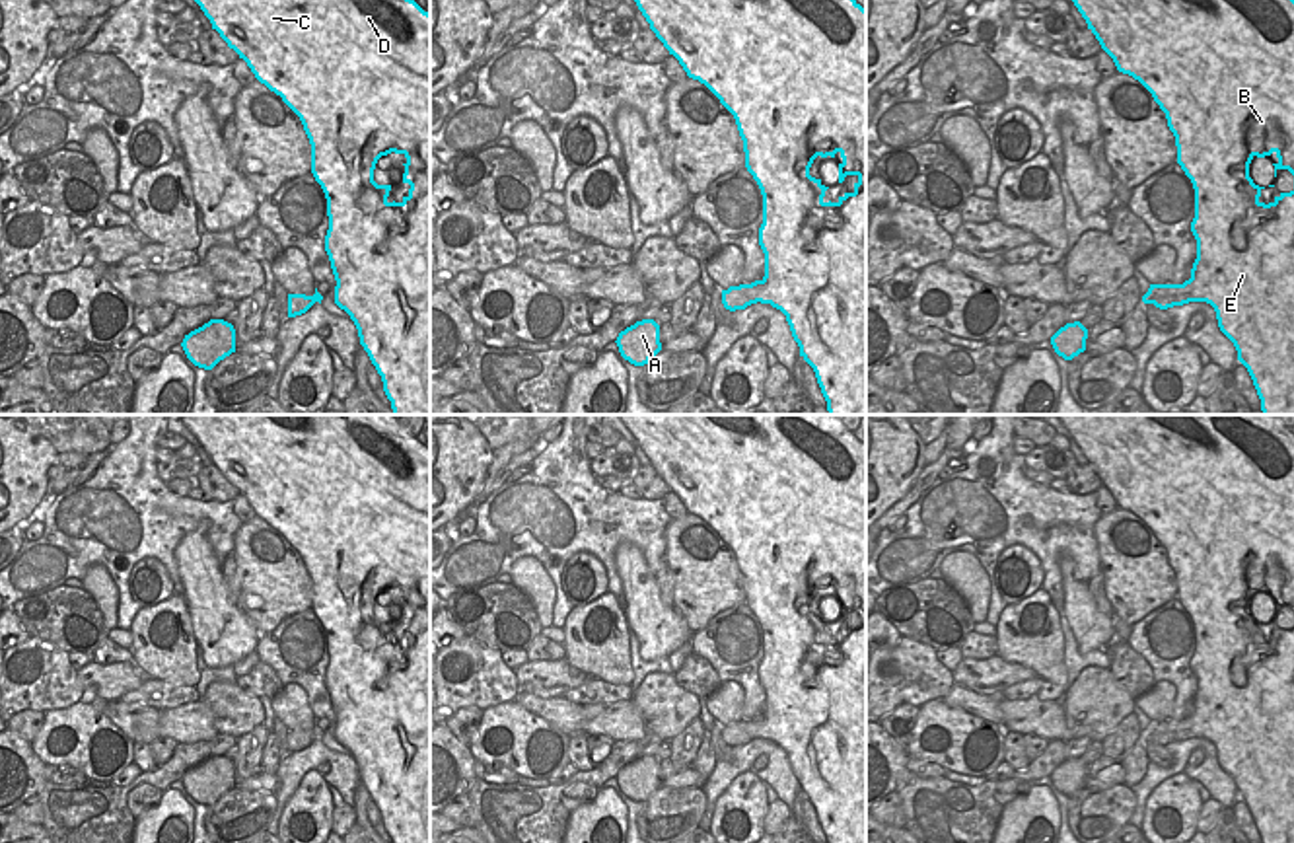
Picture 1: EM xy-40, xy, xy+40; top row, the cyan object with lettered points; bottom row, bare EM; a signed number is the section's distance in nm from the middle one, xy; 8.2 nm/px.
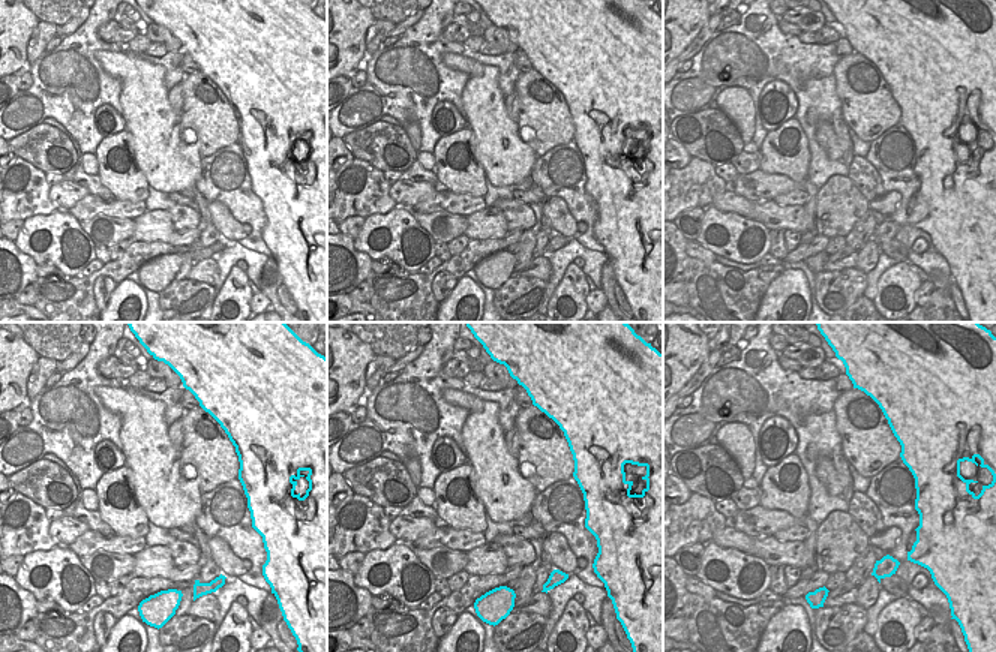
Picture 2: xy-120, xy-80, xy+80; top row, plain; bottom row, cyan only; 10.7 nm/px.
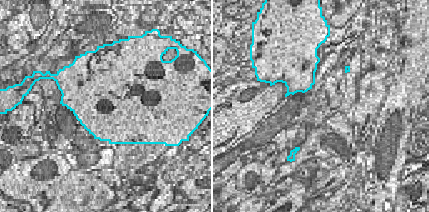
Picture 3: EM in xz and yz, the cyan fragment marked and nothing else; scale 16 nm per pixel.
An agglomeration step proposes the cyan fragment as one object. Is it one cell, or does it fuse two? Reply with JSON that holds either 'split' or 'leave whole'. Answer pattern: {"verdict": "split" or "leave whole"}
{"verdict": "leave whole"}

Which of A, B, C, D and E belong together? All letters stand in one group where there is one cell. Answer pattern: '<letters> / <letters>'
A B C D E

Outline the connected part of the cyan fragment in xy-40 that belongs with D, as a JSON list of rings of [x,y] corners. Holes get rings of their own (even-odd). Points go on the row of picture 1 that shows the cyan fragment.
[[[414,0],[195,2],[255,78],[300,117],[311,144],[311,173],[327,199],[335,304],[354,321],[393,415],[430,415],[430,14]],[[391,152],[407,158],[403,183],[411,189],[401,202],[387,201],[391,185],[374,181],[377,160]]]

